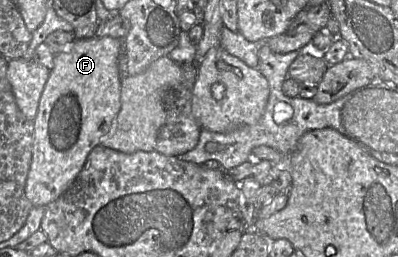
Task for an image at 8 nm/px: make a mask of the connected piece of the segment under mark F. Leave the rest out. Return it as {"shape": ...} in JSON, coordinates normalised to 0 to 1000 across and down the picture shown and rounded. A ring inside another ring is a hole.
{"shape":[[[281,144],[188,152],[163,195],[136,218],[136,261],[106,358],[85,463],[80,626],[63,716],[63,763],[83,805],[116,805],[183,716],[224,595],[284,506],[304,424],[304,292],[296,237],[309,202],[309,156]]]}

